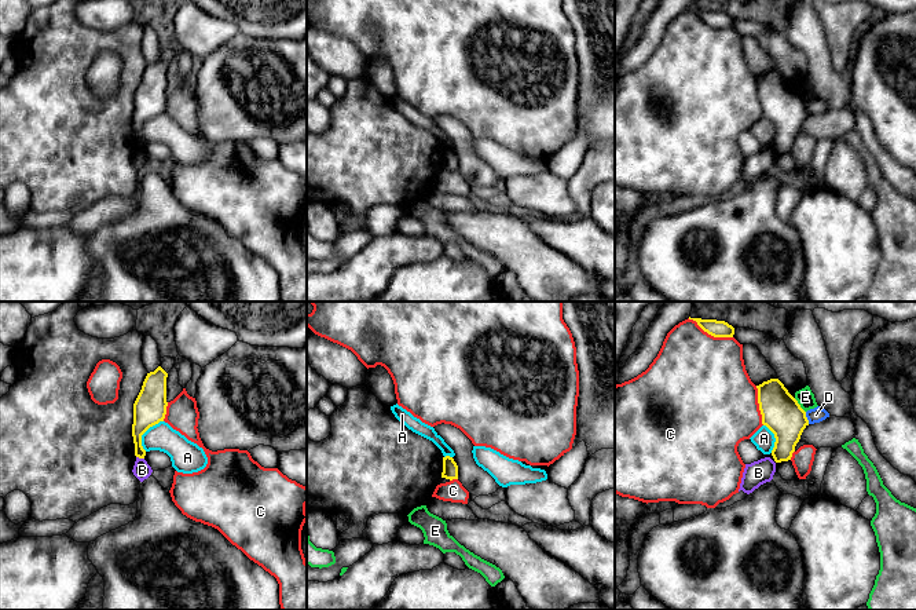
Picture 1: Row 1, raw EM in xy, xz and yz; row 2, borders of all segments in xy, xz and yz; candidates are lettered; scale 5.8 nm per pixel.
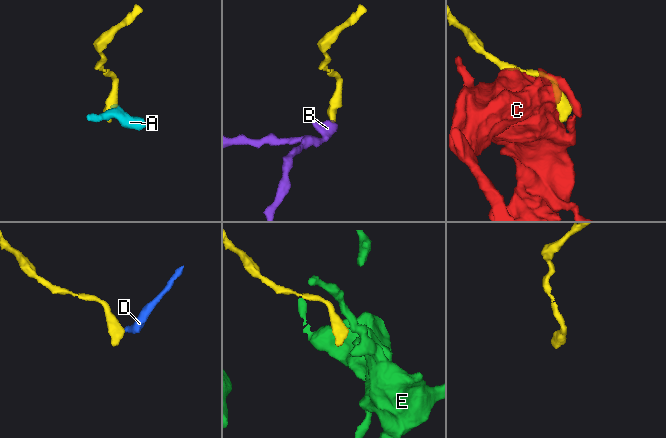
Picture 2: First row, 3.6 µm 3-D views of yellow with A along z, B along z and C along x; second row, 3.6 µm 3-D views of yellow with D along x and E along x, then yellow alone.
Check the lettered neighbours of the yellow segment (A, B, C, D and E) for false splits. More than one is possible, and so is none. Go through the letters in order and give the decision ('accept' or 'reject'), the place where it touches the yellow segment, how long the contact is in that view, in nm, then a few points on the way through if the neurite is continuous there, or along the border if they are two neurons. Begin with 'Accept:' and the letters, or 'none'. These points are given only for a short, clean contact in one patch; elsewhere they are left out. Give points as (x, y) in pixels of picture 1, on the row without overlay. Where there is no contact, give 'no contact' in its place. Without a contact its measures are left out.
Accept: none
A: reject | xy (145, 123) | 220 nm | along xy (162, 112), (153, 116), (142, 127), (142, 139), (145, 142)
B: reject | xy (140, 149) | 50 nm | along xy (136, 148), (143, 150)
C: reject | yz (710, 25) | 280 nm
D: reject | yz (806, 109) | 80 nm | along yz (805, 103), (809, 114)
E: reject | yz (799, 97) | 110 nm

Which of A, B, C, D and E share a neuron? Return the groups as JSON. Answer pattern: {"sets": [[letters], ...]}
{"sets": [["A", "D"], ["B"], ["C"], ["E"]]}

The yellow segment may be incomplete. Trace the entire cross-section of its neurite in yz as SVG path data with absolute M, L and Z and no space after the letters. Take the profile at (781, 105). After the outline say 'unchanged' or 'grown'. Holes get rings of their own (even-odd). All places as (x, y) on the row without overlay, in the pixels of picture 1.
M778 70L763 73L756 80L762 116L776 129L772 147L776 154L788 153L809 117L806 103Z | unchanged

